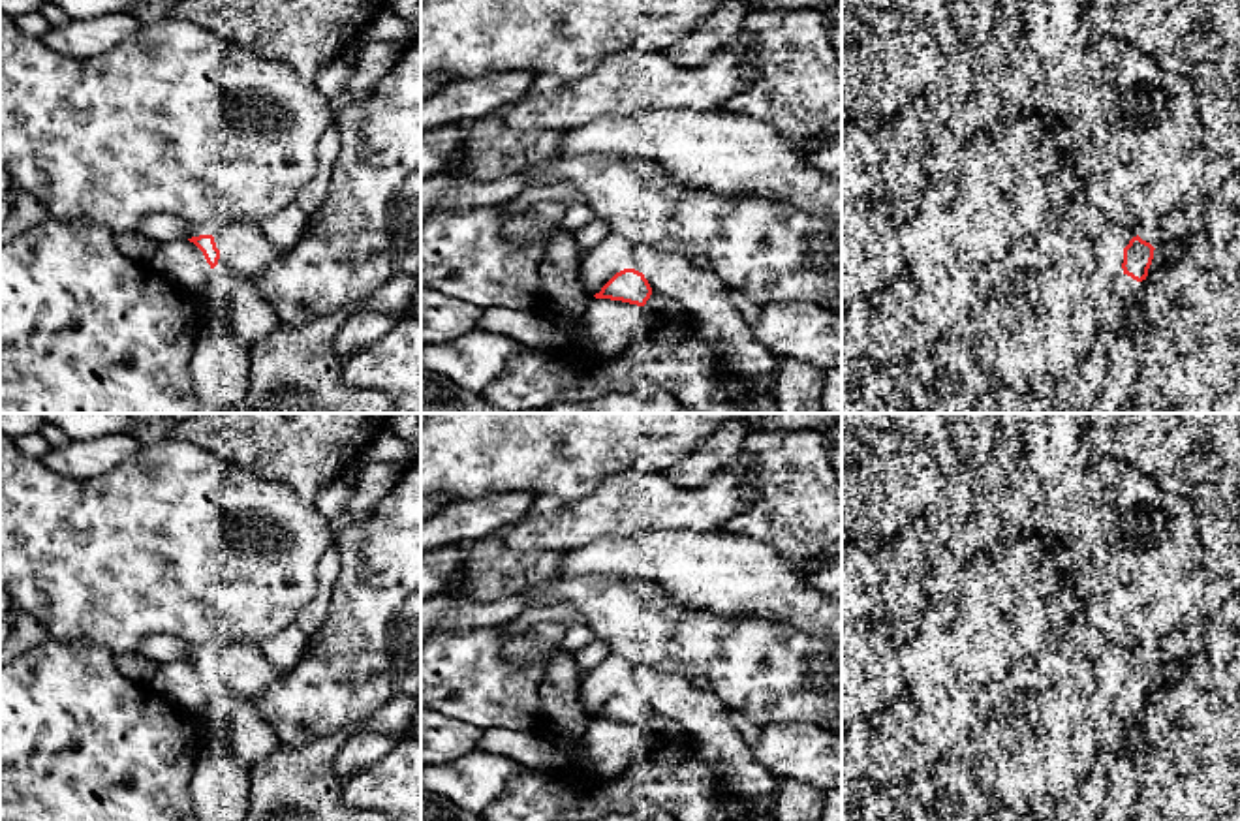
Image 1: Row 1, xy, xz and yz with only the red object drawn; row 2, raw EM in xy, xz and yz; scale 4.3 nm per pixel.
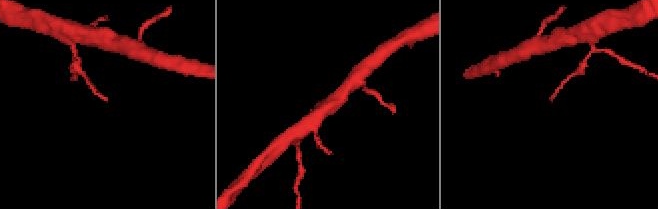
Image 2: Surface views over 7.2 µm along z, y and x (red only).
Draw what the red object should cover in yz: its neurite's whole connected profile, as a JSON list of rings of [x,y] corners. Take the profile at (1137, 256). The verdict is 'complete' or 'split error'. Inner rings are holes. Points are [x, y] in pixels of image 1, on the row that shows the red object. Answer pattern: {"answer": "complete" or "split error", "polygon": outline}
{"answer": "split error", "polygon": [[[1139,235],[1129,240],[1129,244],[1124,248],[1124,295],[1125,295],[1125,306],[1133,302],[1137,293],[1140,291],[1140,284],[1148,276],[1148,269],[1154,259],[1154,246],[1146,240],[1142,240]]]}

